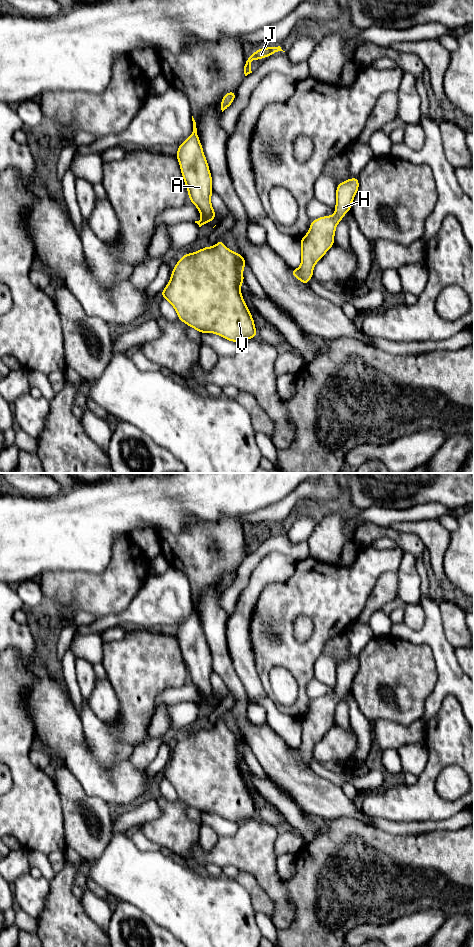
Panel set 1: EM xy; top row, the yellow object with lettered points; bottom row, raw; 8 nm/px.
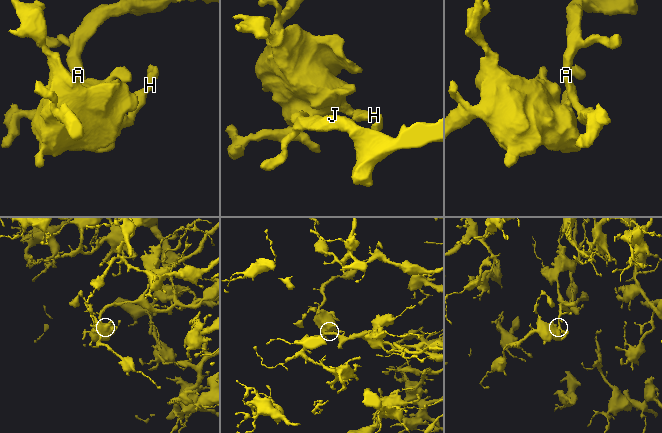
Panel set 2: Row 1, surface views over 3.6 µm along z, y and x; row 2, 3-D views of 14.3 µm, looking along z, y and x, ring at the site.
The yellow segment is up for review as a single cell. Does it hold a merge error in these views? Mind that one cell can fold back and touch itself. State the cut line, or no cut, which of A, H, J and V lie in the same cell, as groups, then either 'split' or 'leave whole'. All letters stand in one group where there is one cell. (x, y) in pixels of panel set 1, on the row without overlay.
no cut; A H J V; leave whole

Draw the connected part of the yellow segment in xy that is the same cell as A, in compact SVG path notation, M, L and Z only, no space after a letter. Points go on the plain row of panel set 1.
M193 596L192 601L193 612L188 619L178 626L176 637L188 669L190 682L197 687L201 694L201 700L195 701L201 707L214 700L217 695L211 685L212 656L202 625L199 622Z

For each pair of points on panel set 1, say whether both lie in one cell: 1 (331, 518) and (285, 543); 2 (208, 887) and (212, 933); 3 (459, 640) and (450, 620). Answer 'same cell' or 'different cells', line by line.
1: different cells
2: same cell
3: same cell

